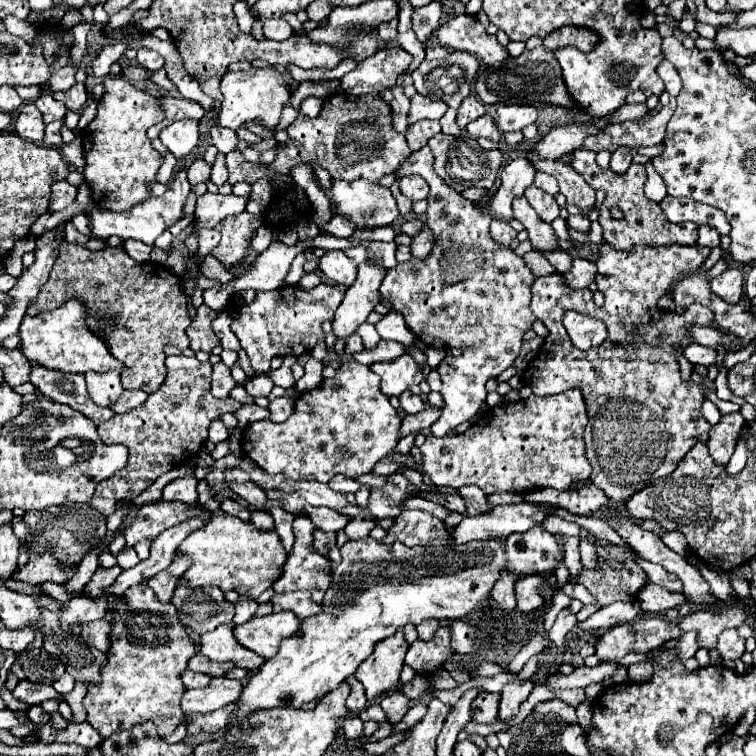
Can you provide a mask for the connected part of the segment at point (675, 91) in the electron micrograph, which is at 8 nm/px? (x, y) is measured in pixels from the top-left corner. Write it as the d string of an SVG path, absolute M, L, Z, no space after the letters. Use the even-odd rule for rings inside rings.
M664 60L664 62L658 66L658 76L664 80L666 90L668 90L670 96L678 96L678 94L680 94L680 90L682 90L680 76L678 76L676 68L674 68L668 60Z

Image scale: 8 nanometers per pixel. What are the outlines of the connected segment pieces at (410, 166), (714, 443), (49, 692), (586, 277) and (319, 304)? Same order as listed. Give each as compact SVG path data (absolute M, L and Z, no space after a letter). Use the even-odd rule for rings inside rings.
M428 146L412 152L396 174L420 174L428 182L426 224L434 232L435 244L428 258L408 260L388 270L380 292L392 300L394 310L402 312L406 326L426 346L458 348L462 352L460 356L446 356L438 366L444 410L430 426L430 432L434 436L446 436L480 410L486 400L484 384L512 366L520 354L522 336L534 322L534 314L528 308L534 278L520 256L492 242L492 216L462 198L446 182L440 182L432 170L432 152Z
M726 414L720 418L718 424L712 426L710 430L710 440L706 442L708 450L710 450L710 456L714 458L714 462L718 466L726 466L732 452L734 452L734 446L736 446L736 440L740 436L740 430L744 426L744 418L742 414Z
M28 680L18 682L18 686L12 692L18 700L34 706L34 704L42 704L44 700L64 700L64 694L58 694L52 686L44 686L44 684L34 684Z
M574 258L572 262L572 270L568 270L568 274L564 274L564 280L568 282L568 286L572 288L588 288L594 280L596 280L596 264L584 258Z
M322 282L312 290L304 290L300 286L282 286L272 292L258 292L254 302L244 304L240 308L240 318L232 322L232 330L248 354L252 368L262 374L270 370L270 360L274 356L300 356L310 352L320 338L326 338L322 324L326 320L334 320L334 312L344 300L344 294L344 290L328 282Z

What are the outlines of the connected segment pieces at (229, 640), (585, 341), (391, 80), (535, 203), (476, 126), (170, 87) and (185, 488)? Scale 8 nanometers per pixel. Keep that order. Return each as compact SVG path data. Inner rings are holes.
M232 624L218 626L216 630L202 634L200 638L200 652L216 662L232 660L236 666L246 670L258 670L262 666L262 658L252 650L240 646L236 638L232 638Z
M568 311L564 315L563 326L566 328L568 336L574 340L572 344L578 346L580 350L590 350L600 346L606 340L606 326L590 316L582 316L575 311ZM582 340L582 342L578 342Z
M388 46L362 60L356 70L348 72L340 86L344 92L360 96L360 94L376 94L384 88L392 88L396 84L396 76L404 72L412 64L412 56L400 46Z
M528 186L526 192L524 192L524 196L526 196L526 200L530 202L530 206L536 210L536 214L538 214L544 222L550 224L552 220L556 220L556 218L560 216L560 208L558 208L554 196L542 192L540 188Z
M484 114L480 116L478 120L470 122L466 126L466 132L472 136L472 138L488 138L492 142L498 142L500 140L500 130L494 126L494 120L490 114Z
M164 68L158 70L158 72L154 72L154 74L152 74L152 80L154 80L160 88L164 88L164 90L168 90L168 92L176 92L176 84L166 76L166 70L164 70Z
M184 476L184 478L178 478L178 480L170 482L170 484L164 488L164 498L166 498L166 500L180 500L180 502L186 502L186 504L196 502L196 500L198 500L196 478Z

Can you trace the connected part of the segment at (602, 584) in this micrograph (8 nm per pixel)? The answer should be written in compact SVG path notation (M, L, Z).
M600 548L600 558L604 558L604 566L582 570L578 576L578 582L590 590L598 600L598 606L628 600L628 596L634 596L644 584L648 584L648 576L624 548Z

